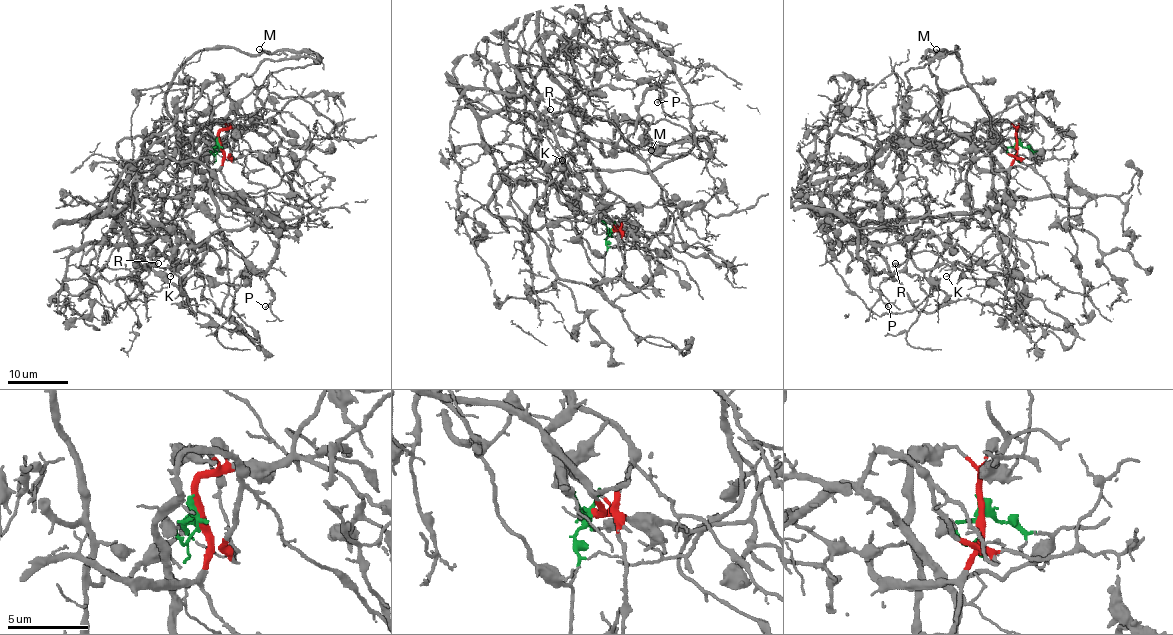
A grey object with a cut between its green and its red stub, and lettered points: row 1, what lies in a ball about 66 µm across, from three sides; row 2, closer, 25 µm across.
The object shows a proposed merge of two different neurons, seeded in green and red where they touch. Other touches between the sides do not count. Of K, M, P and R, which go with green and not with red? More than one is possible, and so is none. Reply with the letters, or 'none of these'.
K, M, R

